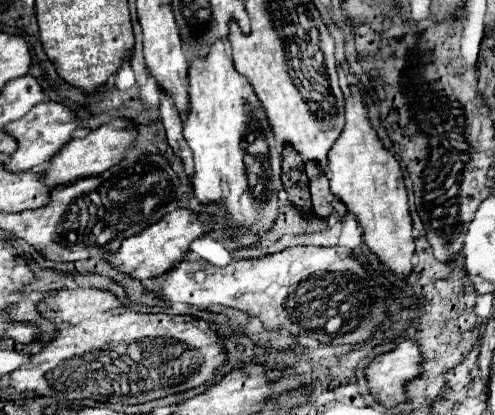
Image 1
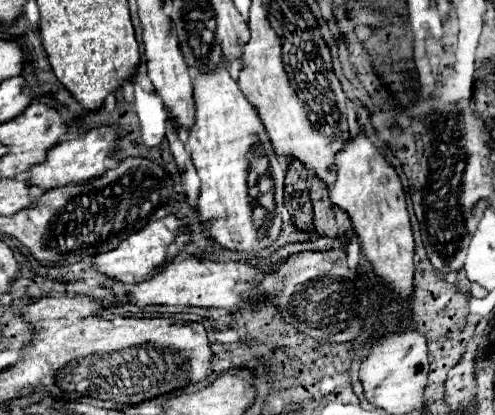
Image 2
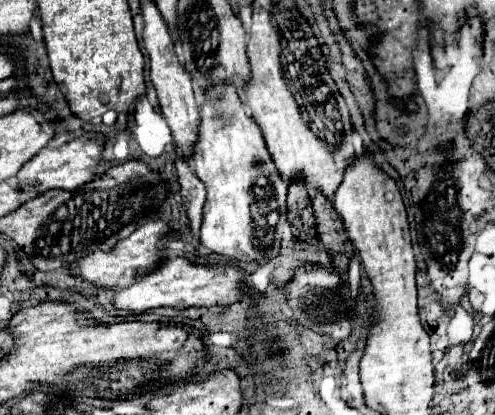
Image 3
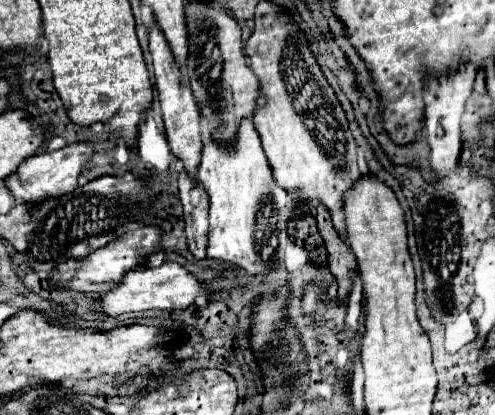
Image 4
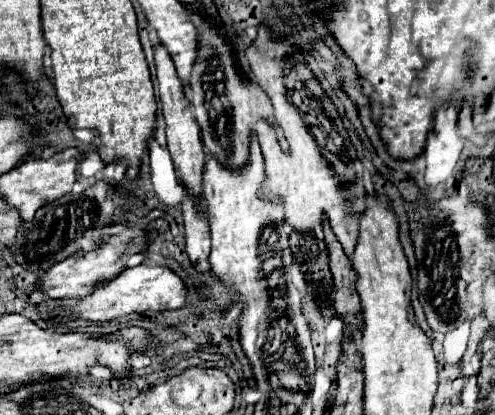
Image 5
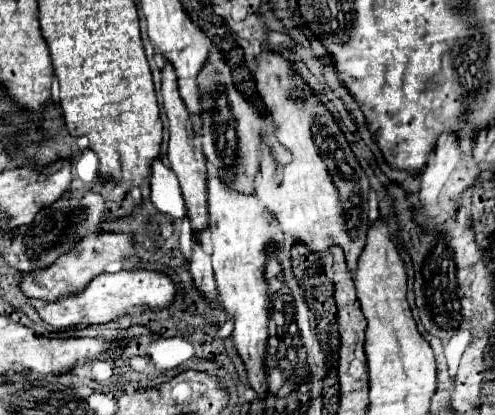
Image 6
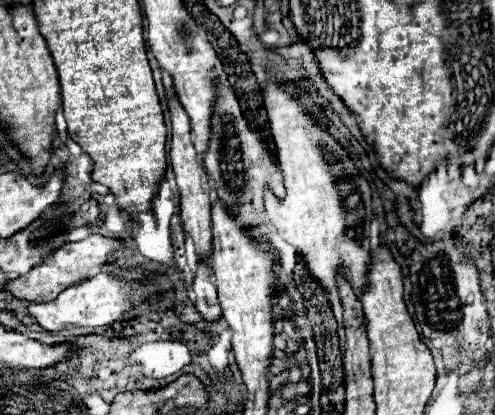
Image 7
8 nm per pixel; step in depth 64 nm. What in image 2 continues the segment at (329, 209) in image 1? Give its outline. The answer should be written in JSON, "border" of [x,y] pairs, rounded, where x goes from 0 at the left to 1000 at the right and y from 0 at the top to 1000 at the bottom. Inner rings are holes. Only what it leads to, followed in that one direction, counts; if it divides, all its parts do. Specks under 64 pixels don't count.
{"border":[[[630,429],[630,453],[626,453],[626,477],[634,492],[634,549],[642,569],[663,569],[663,573],[707,573],[711,569],[711,545],[699,520],[699,511],[687,511],[663,477],[663,453],[659,443],[646,443],[646,434]]]}

